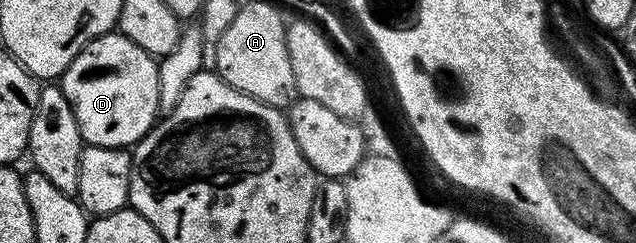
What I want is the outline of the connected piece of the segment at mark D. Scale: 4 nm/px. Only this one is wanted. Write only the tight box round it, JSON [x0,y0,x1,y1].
[60,33,159,148]

